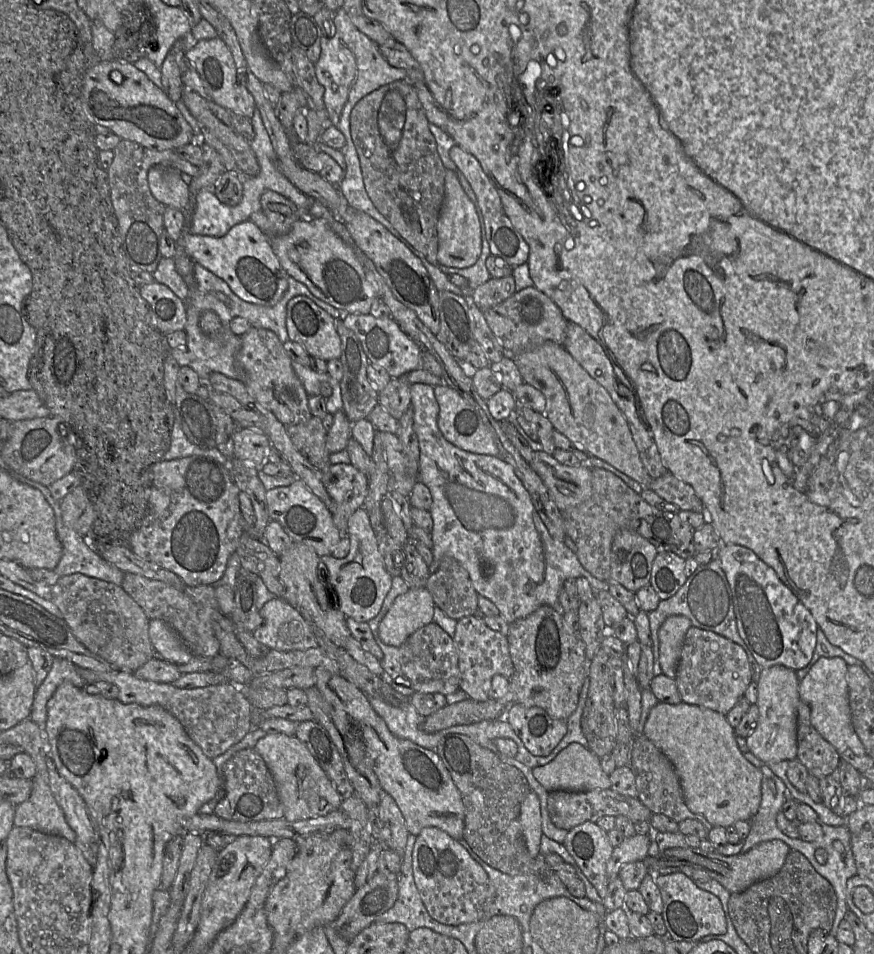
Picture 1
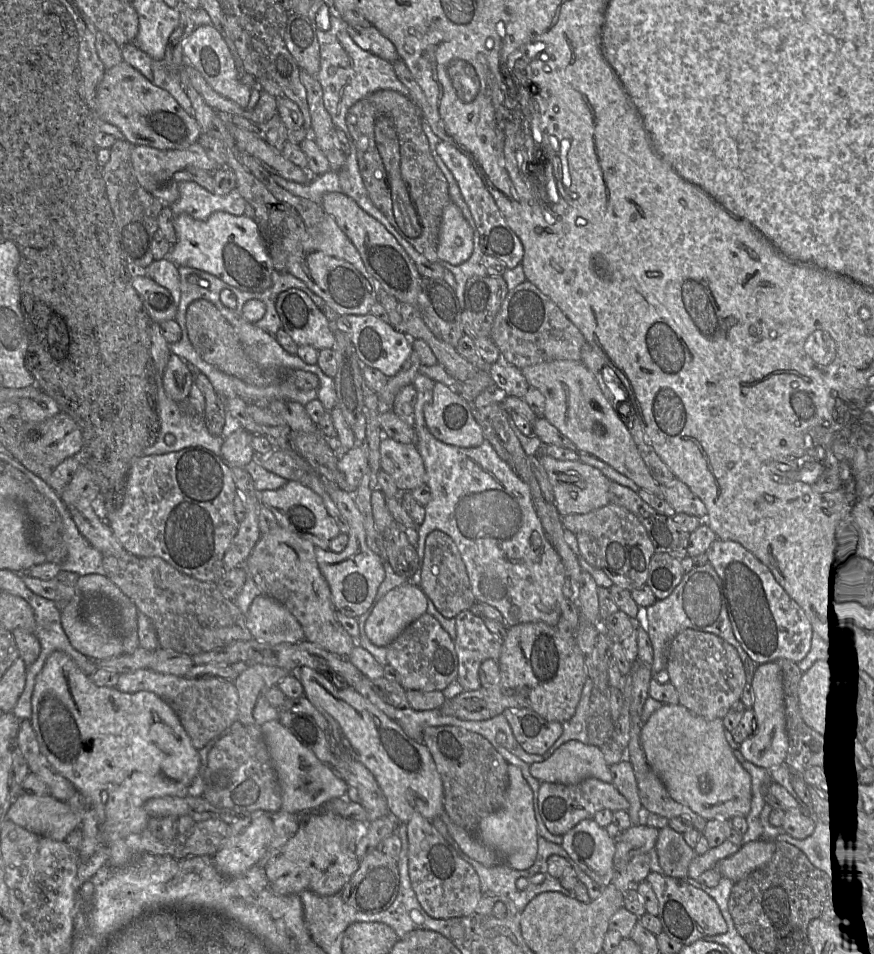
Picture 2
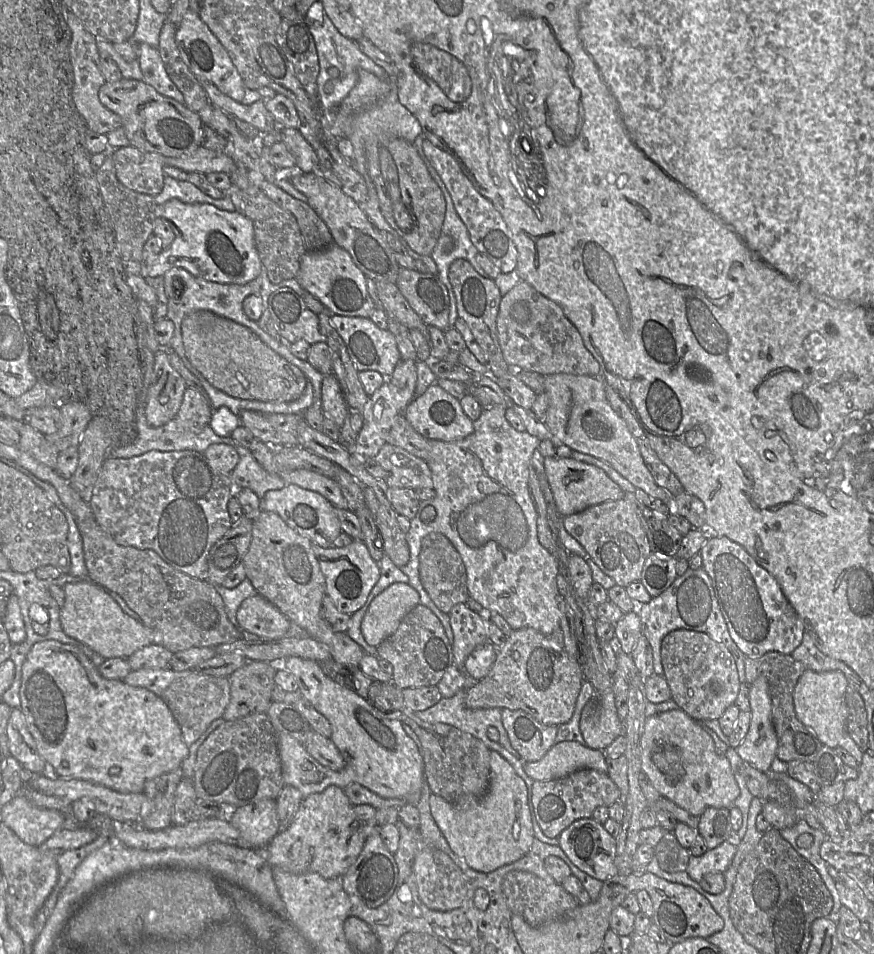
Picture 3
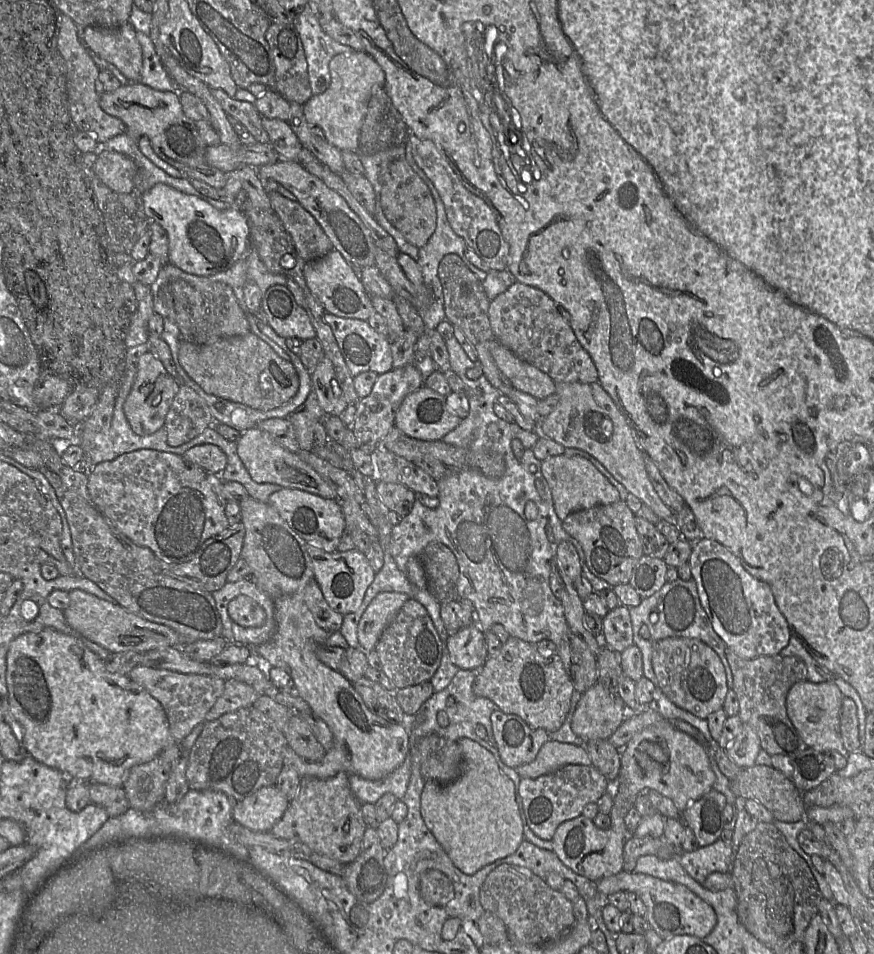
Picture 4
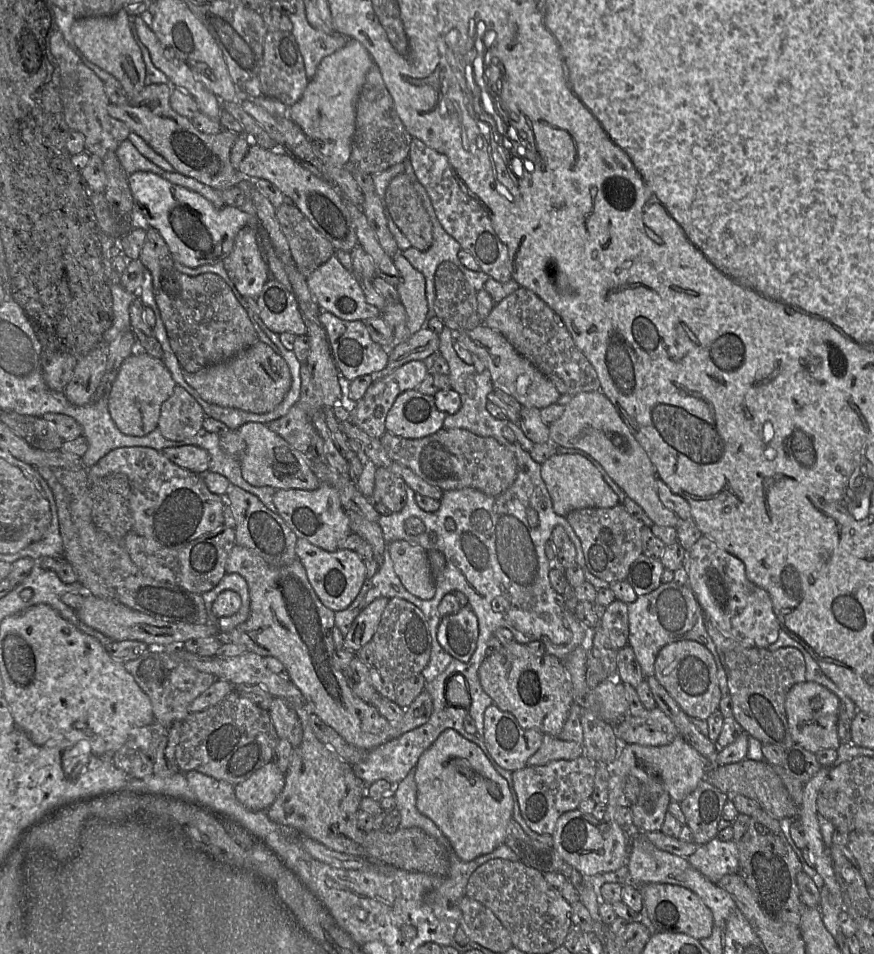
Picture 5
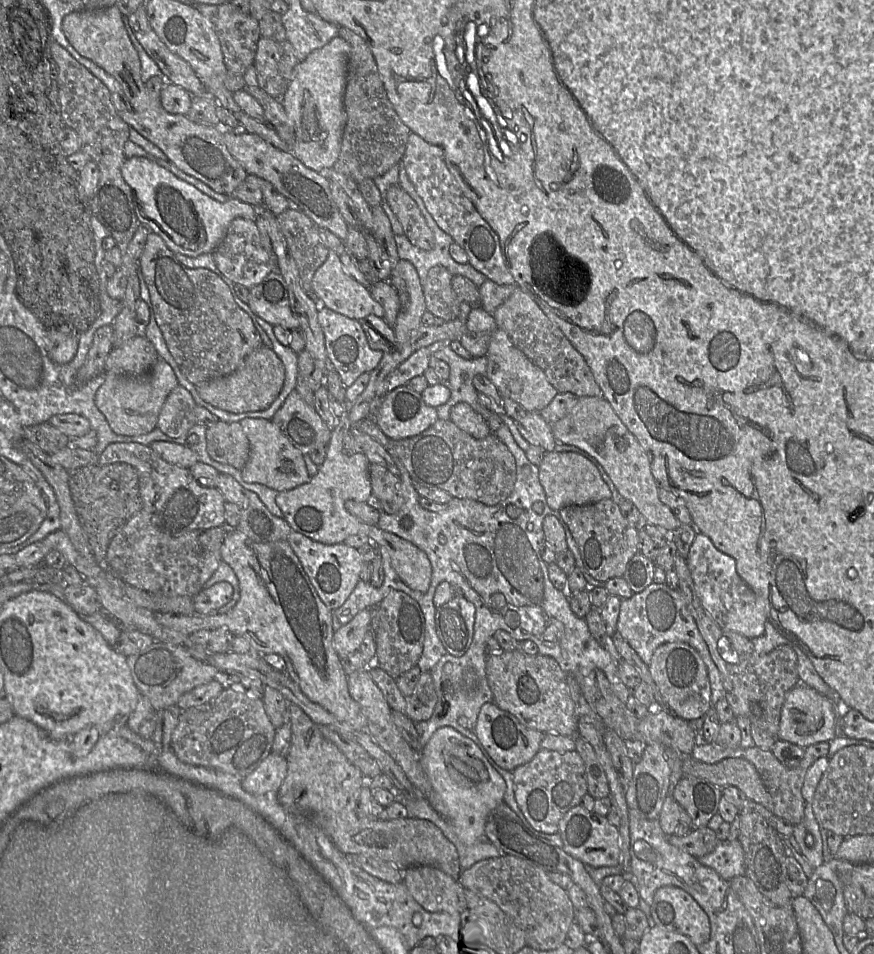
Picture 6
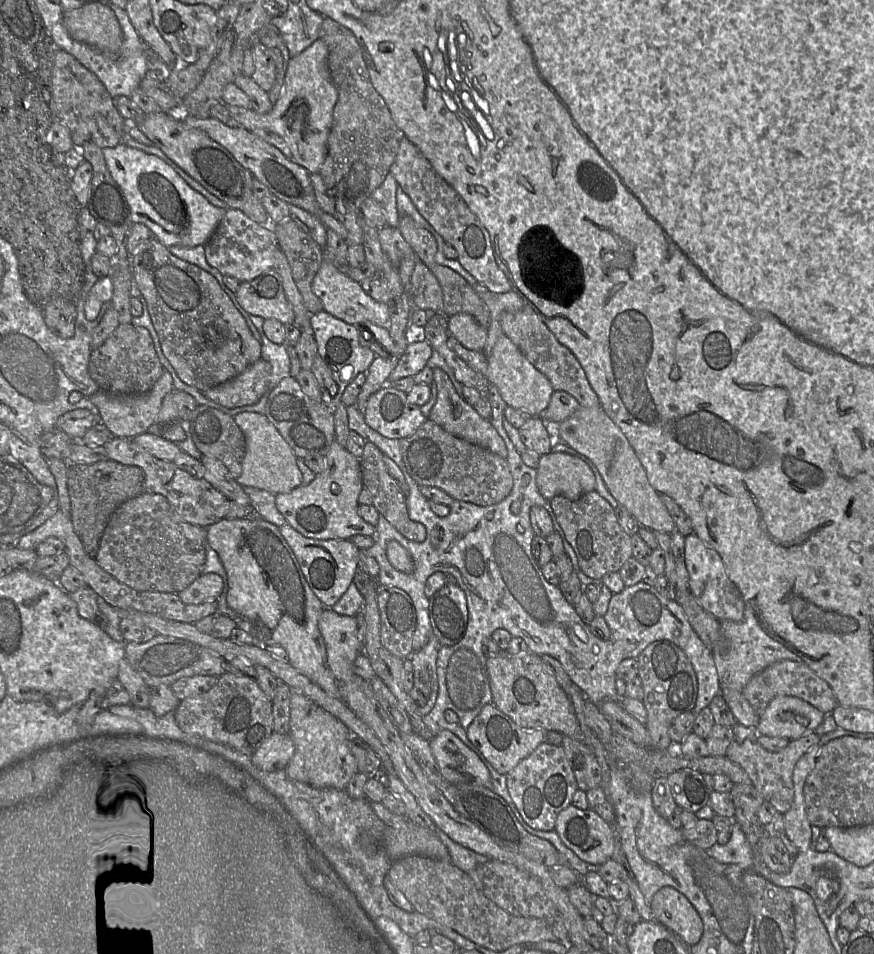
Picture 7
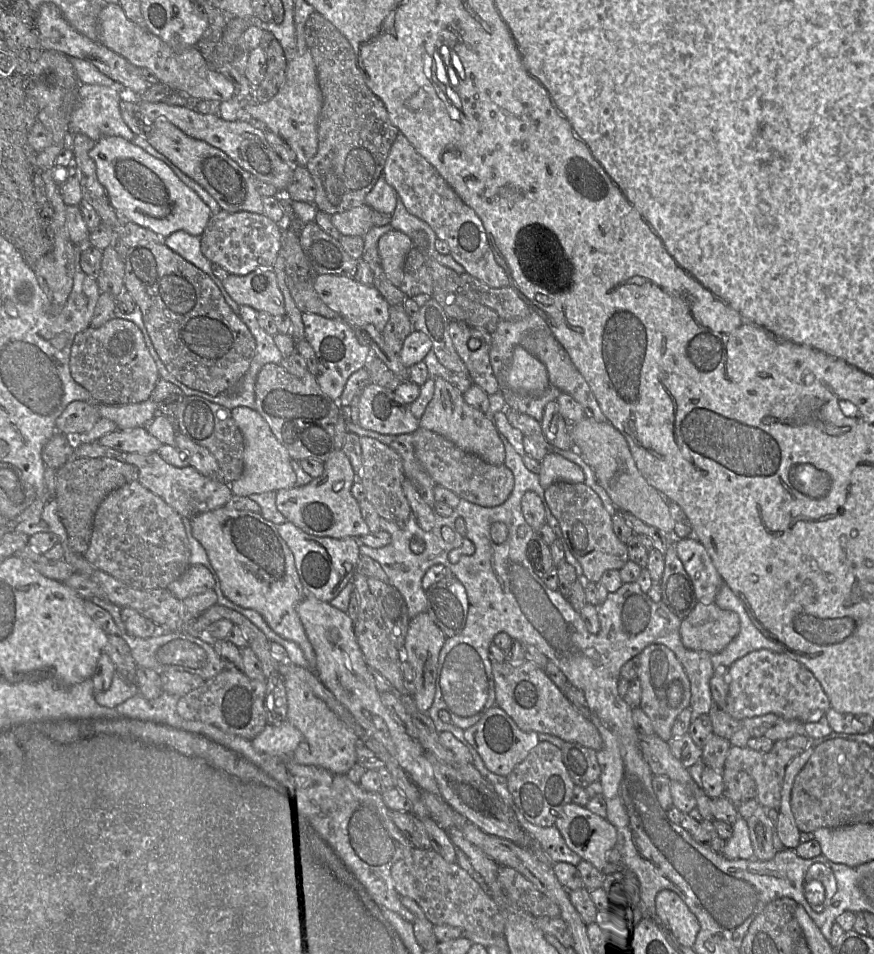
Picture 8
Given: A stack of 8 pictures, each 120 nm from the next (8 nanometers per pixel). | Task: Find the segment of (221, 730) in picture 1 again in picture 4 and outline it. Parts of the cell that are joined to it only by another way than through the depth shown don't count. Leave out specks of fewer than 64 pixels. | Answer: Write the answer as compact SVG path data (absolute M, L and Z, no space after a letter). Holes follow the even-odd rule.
M137 665L128 674L135 683L145 688L163 707L169 722L171 736L181 742L198 724L205 722L205 716L222 695L225 680L195 673L179 673Z

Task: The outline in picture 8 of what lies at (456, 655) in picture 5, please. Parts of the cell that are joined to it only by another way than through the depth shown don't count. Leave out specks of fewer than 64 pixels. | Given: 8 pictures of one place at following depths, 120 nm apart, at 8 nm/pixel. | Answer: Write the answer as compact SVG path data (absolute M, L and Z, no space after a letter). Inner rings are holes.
M445 576L425 590L427 612L446 638L456 636L465 627L468 597L462 583L454 576Z

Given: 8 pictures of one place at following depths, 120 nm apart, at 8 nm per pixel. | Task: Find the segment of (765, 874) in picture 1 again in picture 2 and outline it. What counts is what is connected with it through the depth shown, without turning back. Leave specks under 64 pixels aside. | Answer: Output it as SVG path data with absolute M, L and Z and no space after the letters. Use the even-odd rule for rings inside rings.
M775 840L751 841L741 846L734 855L718 861L713 869L722 877L737 883L749 873L765 866L775 850Z

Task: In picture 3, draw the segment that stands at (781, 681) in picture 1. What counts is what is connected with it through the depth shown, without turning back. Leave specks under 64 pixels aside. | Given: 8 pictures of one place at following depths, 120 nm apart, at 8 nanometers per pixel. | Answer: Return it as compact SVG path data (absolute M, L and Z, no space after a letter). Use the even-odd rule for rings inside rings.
M758 676L749 690L751 721L749 730L735 748L743 761L762 772L771 772L771 763L776 757L777 735L771 717L771 698L768 680Z

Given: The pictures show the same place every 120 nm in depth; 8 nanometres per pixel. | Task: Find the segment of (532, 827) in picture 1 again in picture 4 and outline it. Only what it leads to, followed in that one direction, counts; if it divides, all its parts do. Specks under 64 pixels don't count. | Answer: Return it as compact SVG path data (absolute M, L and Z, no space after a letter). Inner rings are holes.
M469 738L458 741L463 762L462 773L452 783L442 786L426 781L421 794L421 814L453 863L465 874L473 875L485 866L512 855L524 840L524 827L516 800L514 782L501 770L493 754Z

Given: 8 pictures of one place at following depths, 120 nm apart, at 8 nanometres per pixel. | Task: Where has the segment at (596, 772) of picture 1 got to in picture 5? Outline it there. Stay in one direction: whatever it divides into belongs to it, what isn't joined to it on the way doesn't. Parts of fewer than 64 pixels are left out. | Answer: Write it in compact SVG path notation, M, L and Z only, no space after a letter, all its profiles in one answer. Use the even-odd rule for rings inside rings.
M545 734L538 751L529 758L527 766L545 765L554 760L573 760L585 754L584 747L575 741Z

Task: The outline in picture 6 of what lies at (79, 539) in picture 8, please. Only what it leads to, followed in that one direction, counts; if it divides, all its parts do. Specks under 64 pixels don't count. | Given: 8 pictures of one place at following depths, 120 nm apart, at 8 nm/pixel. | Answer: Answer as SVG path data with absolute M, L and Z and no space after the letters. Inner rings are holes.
M126 463L87 465L68 472L71 496L83 532L96 562L107 569L105 558L110 541L118 530L142 509L138 473Z

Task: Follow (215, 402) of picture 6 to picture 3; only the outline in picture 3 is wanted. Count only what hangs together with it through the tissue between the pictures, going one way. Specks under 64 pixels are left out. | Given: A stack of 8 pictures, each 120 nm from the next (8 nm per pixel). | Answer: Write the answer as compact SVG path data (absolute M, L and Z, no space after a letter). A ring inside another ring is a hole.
M208 310L187 314L181 323L183 347L187 358L202 376L215 388L229 396L263 402L291 402L305 391L308 378L301 369L288 362L252 330Z

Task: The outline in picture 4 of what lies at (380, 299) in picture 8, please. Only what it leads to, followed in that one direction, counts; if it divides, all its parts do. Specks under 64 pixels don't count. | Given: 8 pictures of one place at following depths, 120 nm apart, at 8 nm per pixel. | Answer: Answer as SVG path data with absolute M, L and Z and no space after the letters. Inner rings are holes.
M335 249L323 257L305 262L304 277L307 287L327 313L341 318L368 320L375 312L371 296L366 292L361 280L342 254Z

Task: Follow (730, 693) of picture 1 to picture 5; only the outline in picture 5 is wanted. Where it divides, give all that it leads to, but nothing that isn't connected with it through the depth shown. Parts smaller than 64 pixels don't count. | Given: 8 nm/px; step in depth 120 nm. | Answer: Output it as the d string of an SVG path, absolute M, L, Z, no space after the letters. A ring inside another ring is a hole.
M680 640L663 646L654 663L654 676L678 706L690 717L706 720L719 708L721 691L717 667L711 652L693 640Z

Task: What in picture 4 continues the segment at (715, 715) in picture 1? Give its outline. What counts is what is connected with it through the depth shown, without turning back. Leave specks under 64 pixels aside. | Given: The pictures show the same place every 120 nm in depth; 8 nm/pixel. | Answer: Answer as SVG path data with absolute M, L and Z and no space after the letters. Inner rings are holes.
M662 721L637 733L621 749L621 769L619 783L628 785L630 807L634 807L637 796L648 790L654 790L670 798L682 813L687 806L714 789L716 775L710 765L706 748L687 733L677 729L671 721Z

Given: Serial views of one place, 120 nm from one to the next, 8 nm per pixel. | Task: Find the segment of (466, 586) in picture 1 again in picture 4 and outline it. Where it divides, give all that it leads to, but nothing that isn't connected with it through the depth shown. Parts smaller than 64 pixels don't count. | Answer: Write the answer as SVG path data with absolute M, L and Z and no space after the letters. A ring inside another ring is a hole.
M432 541L425 546L421 563L429 593L440 604L458 601L459 566L453 552L445 544Z

